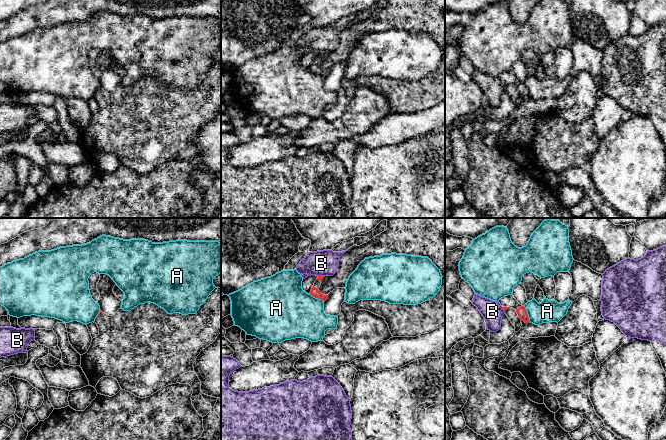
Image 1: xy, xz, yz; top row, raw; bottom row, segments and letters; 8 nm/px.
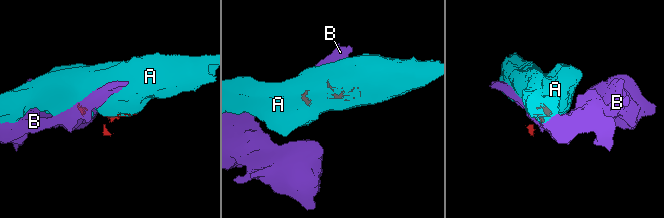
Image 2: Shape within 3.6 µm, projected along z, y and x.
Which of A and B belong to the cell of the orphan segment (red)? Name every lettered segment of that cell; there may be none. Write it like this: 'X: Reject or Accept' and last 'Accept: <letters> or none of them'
A: Reject
B: Reject
Accept: none of them

